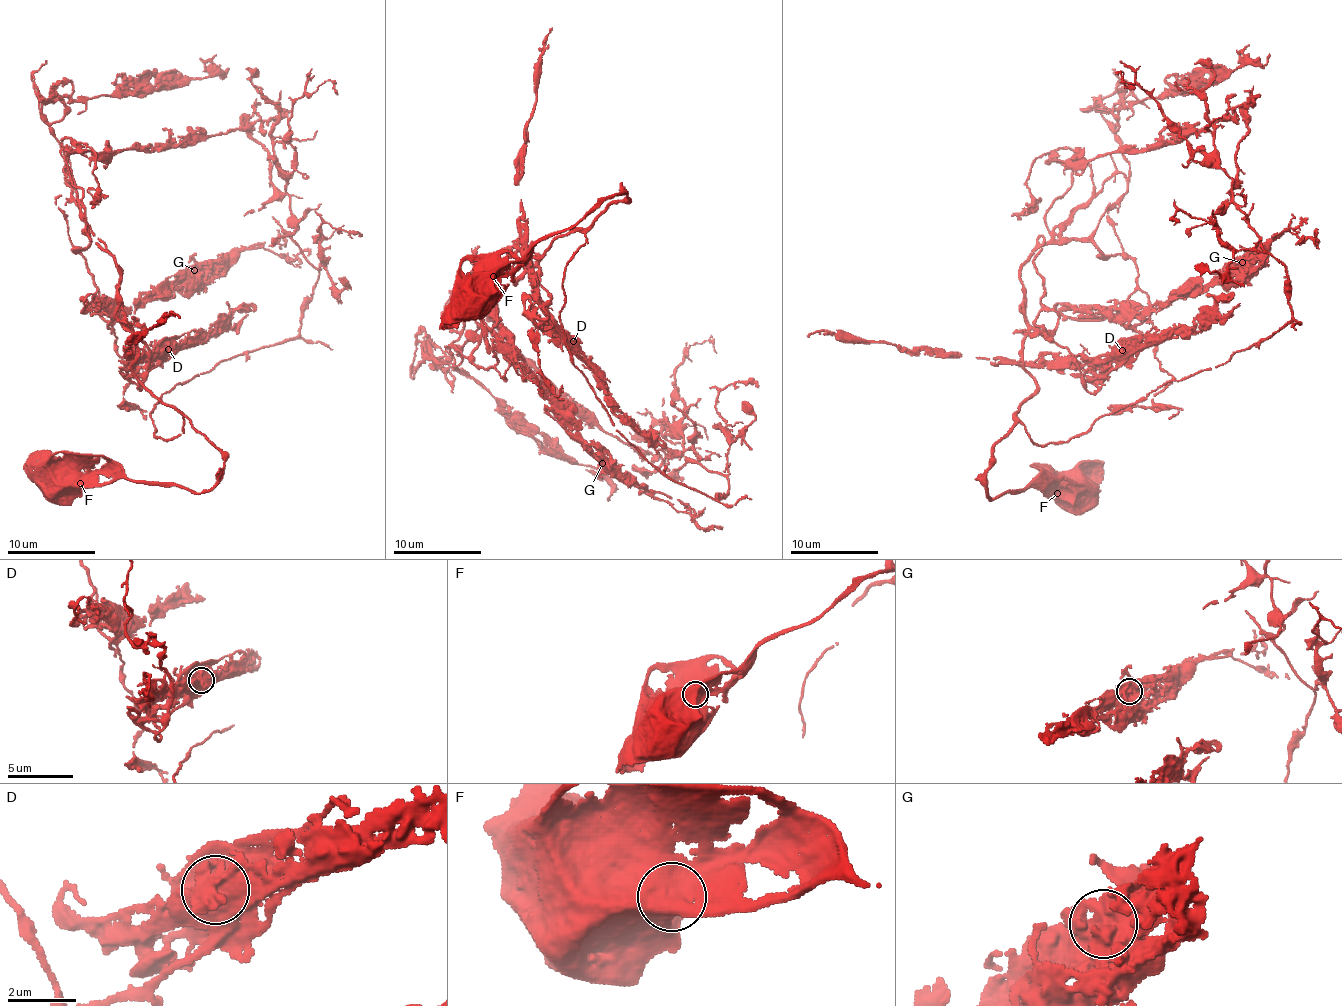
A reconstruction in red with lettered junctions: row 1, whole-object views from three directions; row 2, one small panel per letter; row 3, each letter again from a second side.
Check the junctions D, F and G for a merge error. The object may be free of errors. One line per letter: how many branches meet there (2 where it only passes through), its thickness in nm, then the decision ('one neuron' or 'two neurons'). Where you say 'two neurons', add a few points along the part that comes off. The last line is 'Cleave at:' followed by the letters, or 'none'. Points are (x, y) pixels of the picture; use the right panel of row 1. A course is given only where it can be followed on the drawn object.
D: 1 branches meet; 1050 nm thick; one neuron
F: 1 branches meet; 1150 nm thick; one neuron
G: 1 branches meet; 1050 nm thick; one neuron
Cleave at: none

